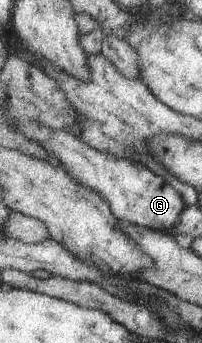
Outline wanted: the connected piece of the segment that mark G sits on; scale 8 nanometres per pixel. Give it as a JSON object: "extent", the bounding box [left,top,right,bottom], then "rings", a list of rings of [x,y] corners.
{"extent":[20,121,186,231],"rings":[[[22,121],[20,130],[32,141],[47,147],[57,163],[66,168],[72,178],[76,178],[76,182],[92,190],[98,190],[108,200],[116,218],[120,218],[125,224],[140,225],[157,231],[172,230],[186,210],[184,196],[174,186],[170,186],[162,176],[158,176],[140,162],[114,158],[111,154],[96,150],[71,132],[54,130],[42,126],[40,122]]]}

